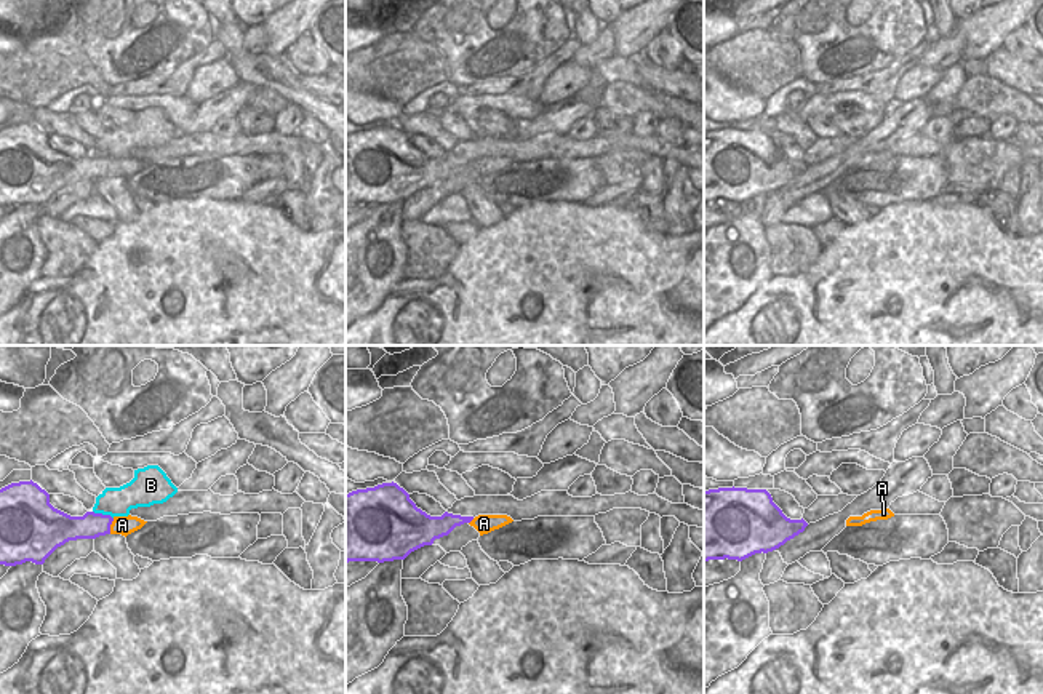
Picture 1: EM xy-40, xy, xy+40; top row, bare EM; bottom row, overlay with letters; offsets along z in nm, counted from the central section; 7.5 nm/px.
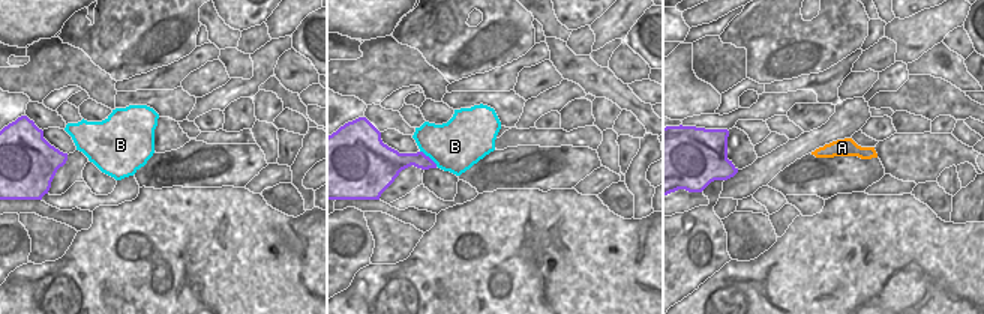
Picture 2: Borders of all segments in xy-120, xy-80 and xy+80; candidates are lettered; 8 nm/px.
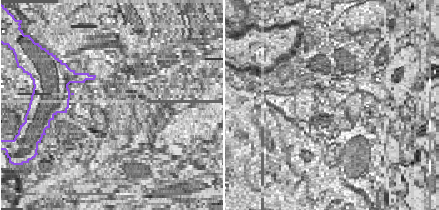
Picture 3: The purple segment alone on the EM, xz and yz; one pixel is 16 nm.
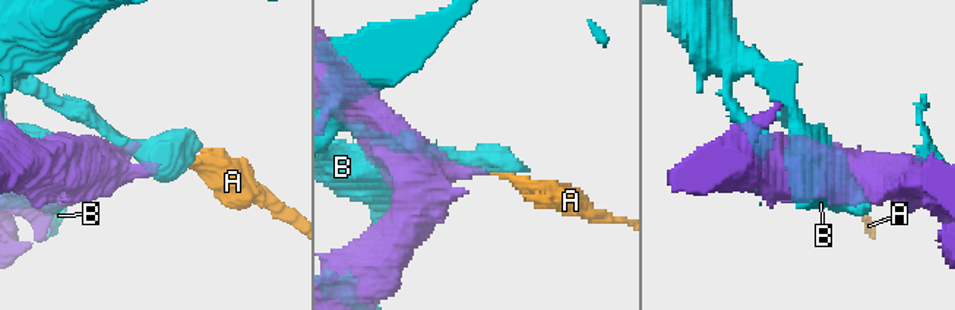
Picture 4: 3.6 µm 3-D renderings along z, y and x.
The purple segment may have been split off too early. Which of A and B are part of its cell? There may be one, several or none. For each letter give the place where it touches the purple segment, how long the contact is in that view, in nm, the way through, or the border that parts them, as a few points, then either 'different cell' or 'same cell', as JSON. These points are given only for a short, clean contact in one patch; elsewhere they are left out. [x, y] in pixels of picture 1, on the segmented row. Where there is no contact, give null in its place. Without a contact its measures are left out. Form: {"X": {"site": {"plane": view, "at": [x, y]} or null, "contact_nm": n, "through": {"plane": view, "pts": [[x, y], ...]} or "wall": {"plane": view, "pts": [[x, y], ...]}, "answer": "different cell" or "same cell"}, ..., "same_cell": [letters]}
{"A": {"site": {"plane": "xy-40", "at": [109, 526]}, "contact_nm": 130, "wall": {"plane": "xy-40", "pts": [[114, 518], [109, 533]]}, "answer": "different cell"}, "B": {"site": {"plane": "xy-40", "at": [103, 515]}, "contact_nm": 170, "answer": "different cell"}, "same_cell": []}

